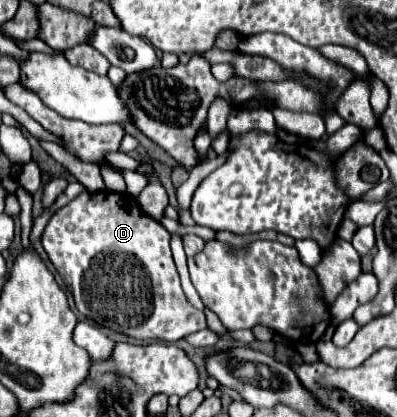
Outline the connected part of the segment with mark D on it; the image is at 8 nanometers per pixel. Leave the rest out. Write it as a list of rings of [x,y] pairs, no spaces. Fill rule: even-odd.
[[[85,192],[79,194],[73,202],[51,214],[41,236],[41,244],[49,260],[55,264],[63,282],[71,290],[75,306],[83,316],[91,318],[99,326],[131,338],[177,342],[187,334],[207,328],[207,324],[205,314],[191,308],[181,290],[169,242],[171,234],[161,222],[147,216],[129,194],[115,192],[95,192],[87,196]]]

